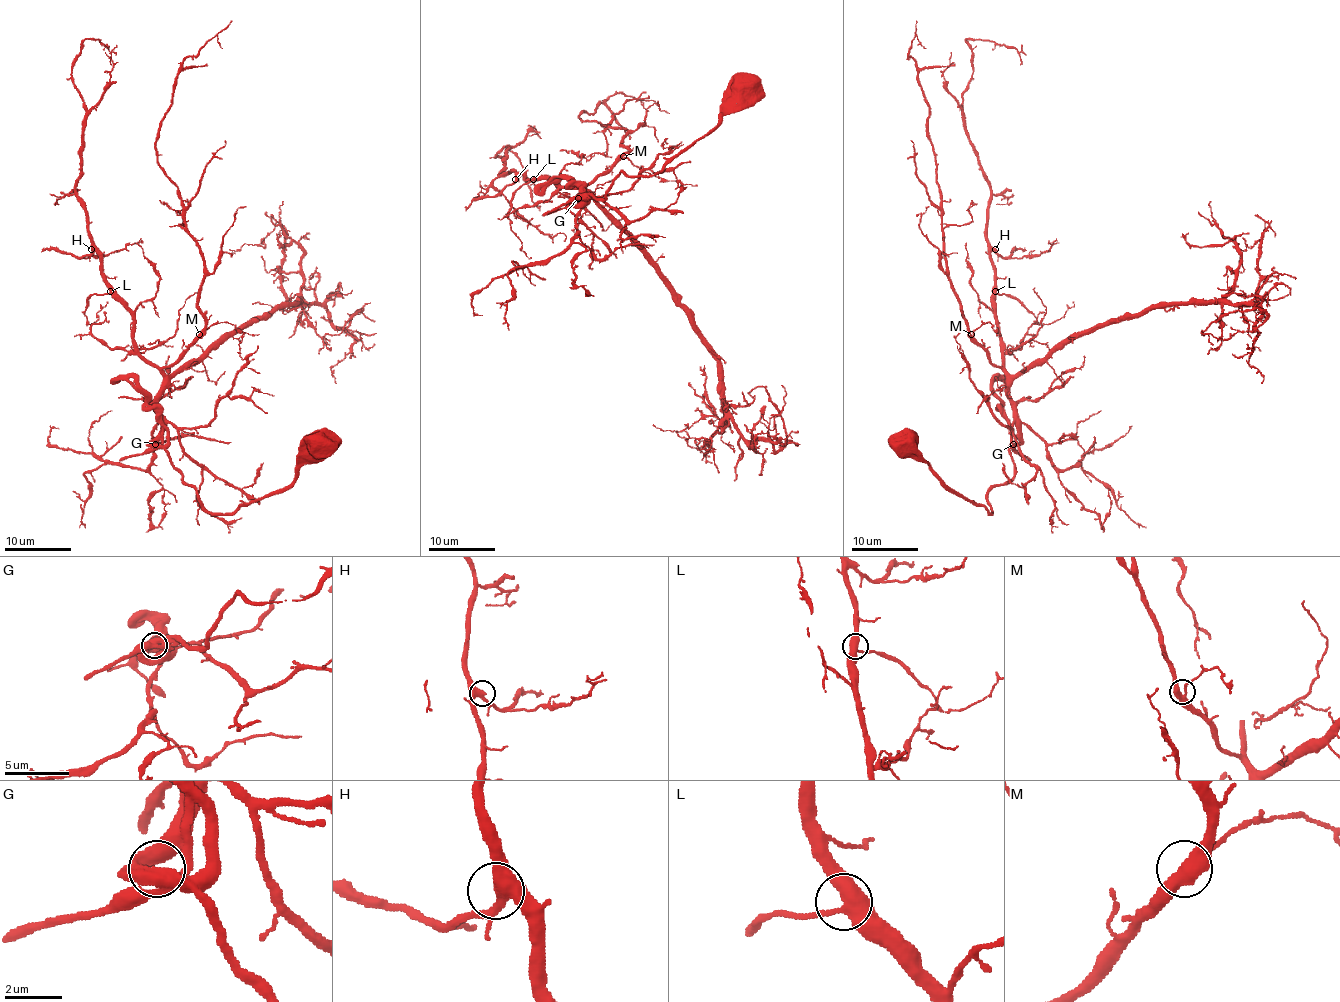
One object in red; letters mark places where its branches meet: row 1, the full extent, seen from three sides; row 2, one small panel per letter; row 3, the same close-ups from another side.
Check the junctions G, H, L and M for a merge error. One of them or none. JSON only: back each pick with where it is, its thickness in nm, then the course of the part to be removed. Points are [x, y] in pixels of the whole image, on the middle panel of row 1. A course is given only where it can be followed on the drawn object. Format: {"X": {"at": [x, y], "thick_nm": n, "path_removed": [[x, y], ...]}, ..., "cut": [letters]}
{"cut": []}

